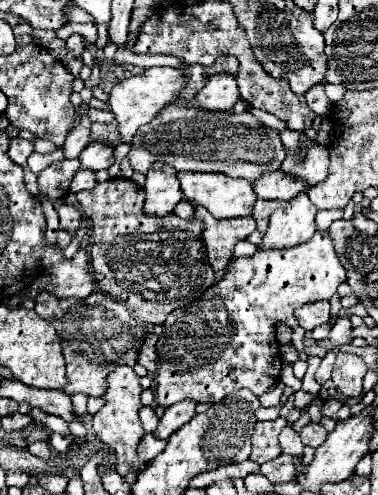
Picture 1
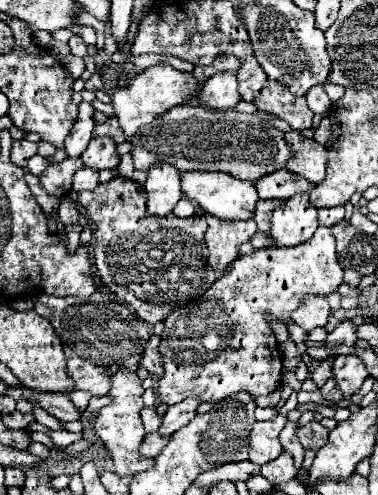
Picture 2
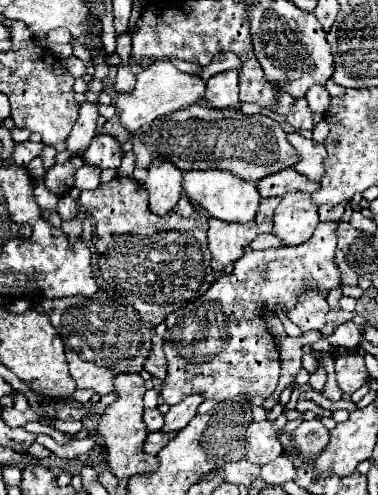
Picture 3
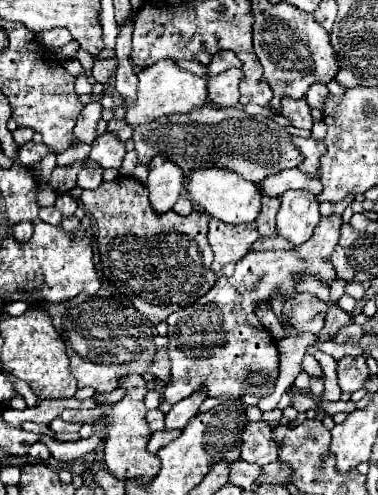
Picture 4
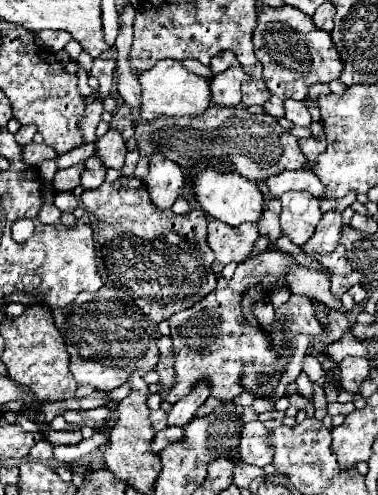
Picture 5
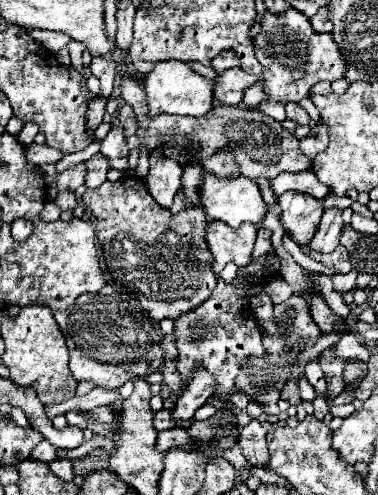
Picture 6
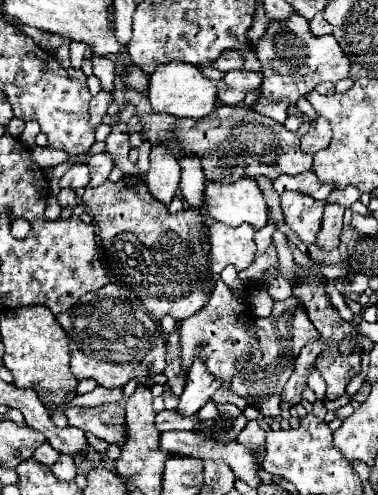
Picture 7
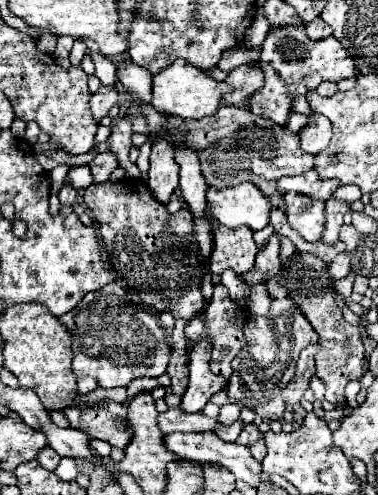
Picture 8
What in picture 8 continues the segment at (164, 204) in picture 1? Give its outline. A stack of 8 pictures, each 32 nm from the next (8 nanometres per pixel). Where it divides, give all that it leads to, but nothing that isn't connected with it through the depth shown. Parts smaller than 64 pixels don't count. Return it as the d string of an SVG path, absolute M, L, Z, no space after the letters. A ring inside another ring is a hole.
M156 140L152 144L150 154L150 170L148 170L148 188L156 200L168 204L170 196L178 188L178 164L174 160L174 148L168 140Z

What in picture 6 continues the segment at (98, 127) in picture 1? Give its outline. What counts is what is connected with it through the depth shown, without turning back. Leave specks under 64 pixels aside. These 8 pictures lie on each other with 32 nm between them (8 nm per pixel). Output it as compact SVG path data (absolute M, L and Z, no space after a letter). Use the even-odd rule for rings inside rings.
M128 104L123 105L118 110L117 116L114 118L114 122L112 122L112 126L120 126L120 128L124 128L126 138L128 138L128 136L132 136L132 134L134 134L138 129L133 108Z

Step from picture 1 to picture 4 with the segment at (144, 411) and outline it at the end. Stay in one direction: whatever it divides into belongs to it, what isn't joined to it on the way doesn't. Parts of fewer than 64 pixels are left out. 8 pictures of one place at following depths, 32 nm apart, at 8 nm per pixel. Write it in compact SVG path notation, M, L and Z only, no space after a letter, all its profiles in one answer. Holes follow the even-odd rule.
M148 410L146 420L148 420L148 426L152 432L164 430L164 412L162 410Z

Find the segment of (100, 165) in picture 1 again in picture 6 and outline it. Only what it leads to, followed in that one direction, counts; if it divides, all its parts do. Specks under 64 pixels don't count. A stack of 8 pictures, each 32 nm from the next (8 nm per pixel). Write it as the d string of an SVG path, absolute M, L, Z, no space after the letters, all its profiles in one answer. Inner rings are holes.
M112 128L106 134L106 138L98 140L98 142L100 142L100 154L104 158L108 158L110 168L116 168L116 170L126 170L128 168L128 162L126 162L128 144L126 144L122 128Z

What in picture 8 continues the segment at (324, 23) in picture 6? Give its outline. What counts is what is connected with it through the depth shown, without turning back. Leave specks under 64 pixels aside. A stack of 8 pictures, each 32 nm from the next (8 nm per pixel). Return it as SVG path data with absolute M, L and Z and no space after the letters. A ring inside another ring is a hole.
M320 16L316 20L312 20L306 28L308 28L308 36L310 38L326 38L326 36L332 36L332 28L328 28L328 24L324 24L324 20Z

